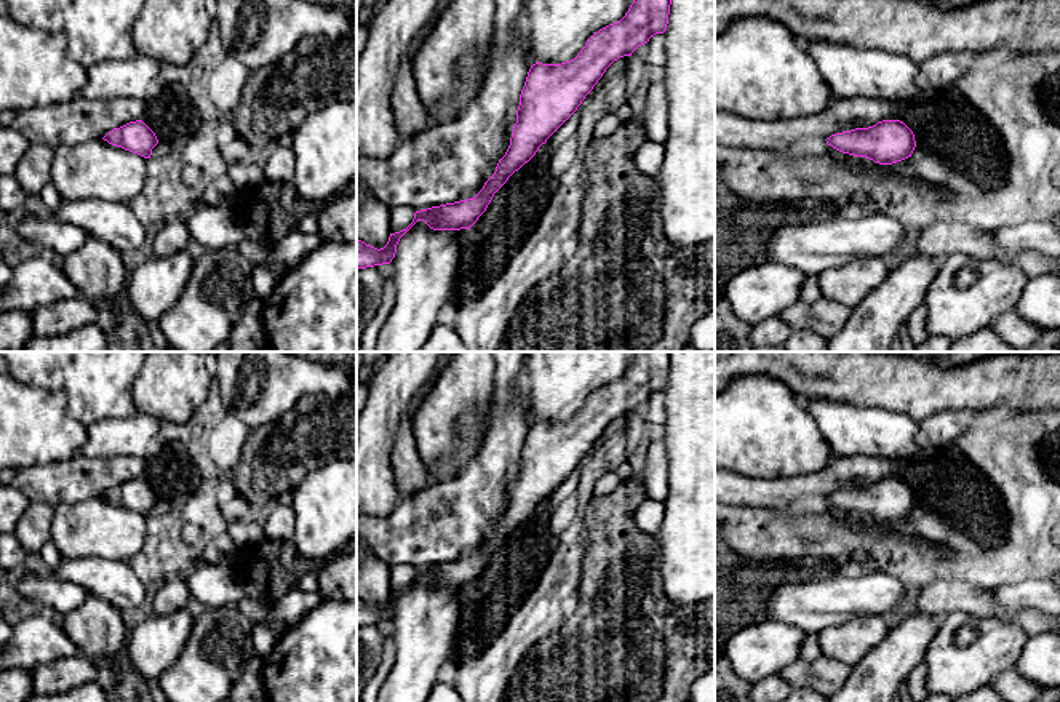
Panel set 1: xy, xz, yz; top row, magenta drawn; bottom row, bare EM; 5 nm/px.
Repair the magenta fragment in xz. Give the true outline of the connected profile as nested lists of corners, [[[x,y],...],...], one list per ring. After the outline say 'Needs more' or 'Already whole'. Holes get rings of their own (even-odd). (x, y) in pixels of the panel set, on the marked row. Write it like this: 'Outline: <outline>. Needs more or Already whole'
Outline: [[[633,0],[625,16],[595,32],[574,59],[532,64],[520,94],[510,146],[483,189],[473,198],[416,211],[412,222],[390,233],[381,249],[357,238],[357,269],[390,264],[400,238],[417,221],[433,230],[470,230],[494,193],[577,110],[606,69],[619,58],[632,56],[656,34],[665,32],[670,5],[671,0]]]. Already whole

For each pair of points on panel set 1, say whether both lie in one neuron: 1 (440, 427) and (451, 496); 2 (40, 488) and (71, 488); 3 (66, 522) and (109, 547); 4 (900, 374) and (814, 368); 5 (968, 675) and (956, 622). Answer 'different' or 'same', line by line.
1: different
2: same
3: same
4: same
5: same

